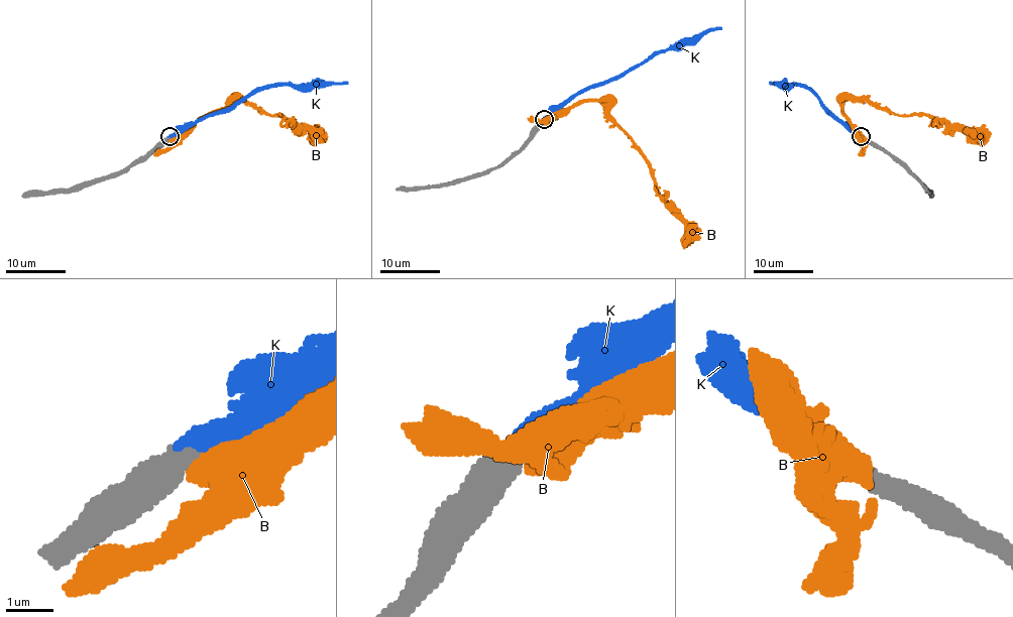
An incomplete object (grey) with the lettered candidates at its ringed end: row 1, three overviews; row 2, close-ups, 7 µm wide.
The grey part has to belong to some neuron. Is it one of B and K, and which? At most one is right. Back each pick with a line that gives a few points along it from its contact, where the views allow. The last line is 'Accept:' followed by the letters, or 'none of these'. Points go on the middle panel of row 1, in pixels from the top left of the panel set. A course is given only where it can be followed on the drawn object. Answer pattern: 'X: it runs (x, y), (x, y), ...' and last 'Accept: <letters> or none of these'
K: it runs (543, 120), (577, 95), (608, 83), (668, 49), (681, 49), (708, 31), (721, 27)
Accept: K

